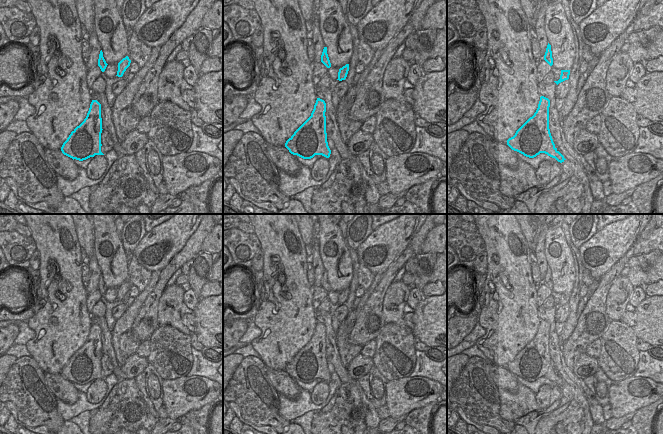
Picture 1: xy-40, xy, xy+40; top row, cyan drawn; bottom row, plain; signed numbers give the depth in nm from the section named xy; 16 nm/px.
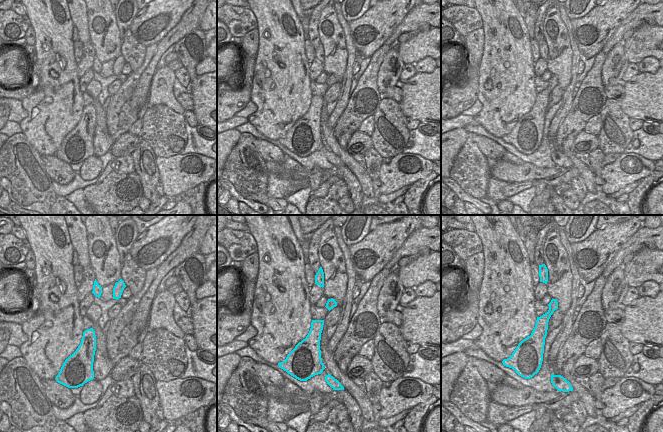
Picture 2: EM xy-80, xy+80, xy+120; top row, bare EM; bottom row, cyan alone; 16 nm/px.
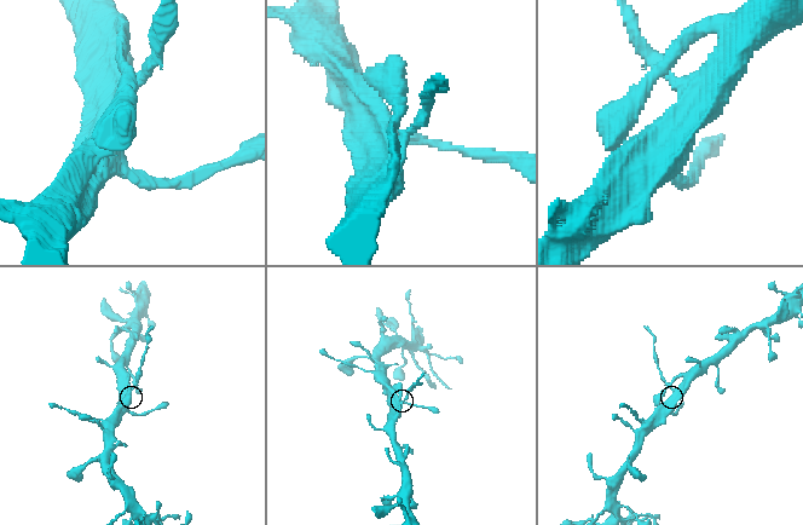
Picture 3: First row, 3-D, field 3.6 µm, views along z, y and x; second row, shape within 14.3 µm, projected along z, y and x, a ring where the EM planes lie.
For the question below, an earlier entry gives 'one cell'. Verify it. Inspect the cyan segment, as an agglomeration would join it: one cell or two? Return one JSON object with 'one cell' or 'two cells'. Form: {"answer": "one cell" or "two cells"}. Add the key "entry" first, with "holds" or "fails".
{"entry": "fails", "answer": "two cells"}

